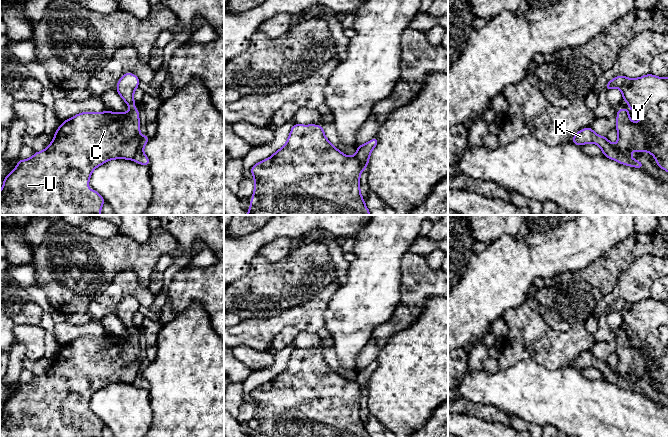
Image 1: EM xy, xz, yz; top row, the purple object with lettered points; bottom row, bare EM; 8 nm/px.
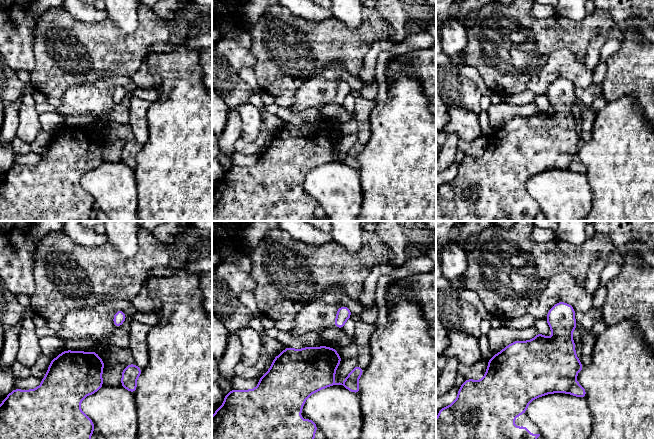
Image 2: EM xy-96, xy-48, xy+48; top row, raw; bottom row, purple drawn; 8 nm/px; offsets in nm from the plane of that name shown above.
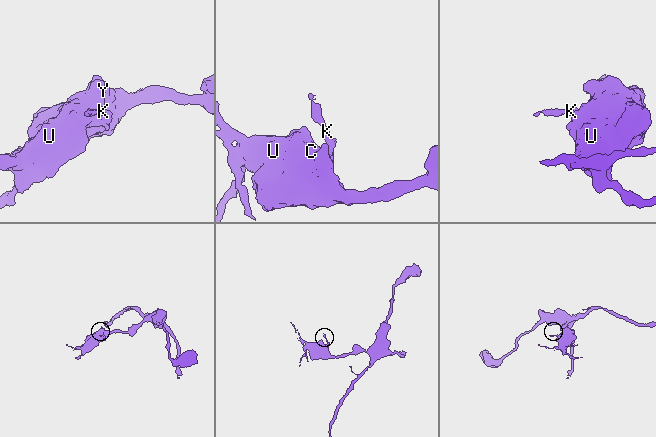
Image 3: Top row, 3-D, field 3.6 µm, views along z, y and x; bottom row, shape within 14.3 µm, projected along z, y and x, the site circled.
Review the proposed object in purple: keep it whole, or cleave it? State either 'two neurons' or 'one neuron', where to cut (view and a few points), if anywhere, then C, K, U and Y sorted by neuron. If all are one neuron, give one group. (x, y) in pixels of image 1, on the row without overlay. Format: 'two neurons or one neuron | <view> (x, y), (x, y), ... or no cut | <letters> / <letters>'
two neurons | xy (141, 361), (138, 373), (132, 383) | C U Y / K

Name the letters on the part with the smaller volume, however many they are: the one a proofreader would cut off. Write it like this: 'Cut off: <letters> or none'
Cut off: K

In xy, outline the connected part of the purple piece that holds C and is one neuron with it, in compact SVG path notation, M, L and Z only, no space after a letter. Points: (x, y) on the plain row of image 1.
M125 297L117 307L116 315L131 333L125 337L105 334L101 337L83 336L61 347L55 355L50 369L26 384L18 384L16 392L3 406L0 415L0 437L100 437L105 426L96 415L89 414L89 403L95 392L112 383L133 384L140 367L139 335L135 332L134 315L139 302L133 297Z

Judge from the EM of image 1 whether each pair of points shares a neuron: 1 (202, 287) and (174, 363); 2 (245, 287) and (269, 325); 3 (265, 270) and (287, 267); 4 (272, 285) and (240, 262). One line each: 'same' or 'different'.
1: different
2: different
3: same
4: different

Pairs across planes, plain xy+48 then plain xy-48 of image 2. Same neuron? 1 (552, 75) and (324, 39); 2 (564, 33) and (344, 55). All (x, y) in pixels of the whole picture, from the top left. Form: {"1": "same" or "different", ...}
{"1": "different", "2": "same"}

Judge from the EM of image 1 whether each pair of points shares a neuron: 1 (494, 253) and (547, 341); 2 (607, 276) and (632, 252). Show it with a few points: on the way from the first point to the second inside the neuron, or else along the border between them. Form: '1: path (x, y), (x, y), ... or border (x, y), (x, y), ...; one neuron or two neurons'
1: border (532, 287), (520, 305), (509, 308), (504, 314); two neurons
2: path (613, 270), (626, 257); one neuron

